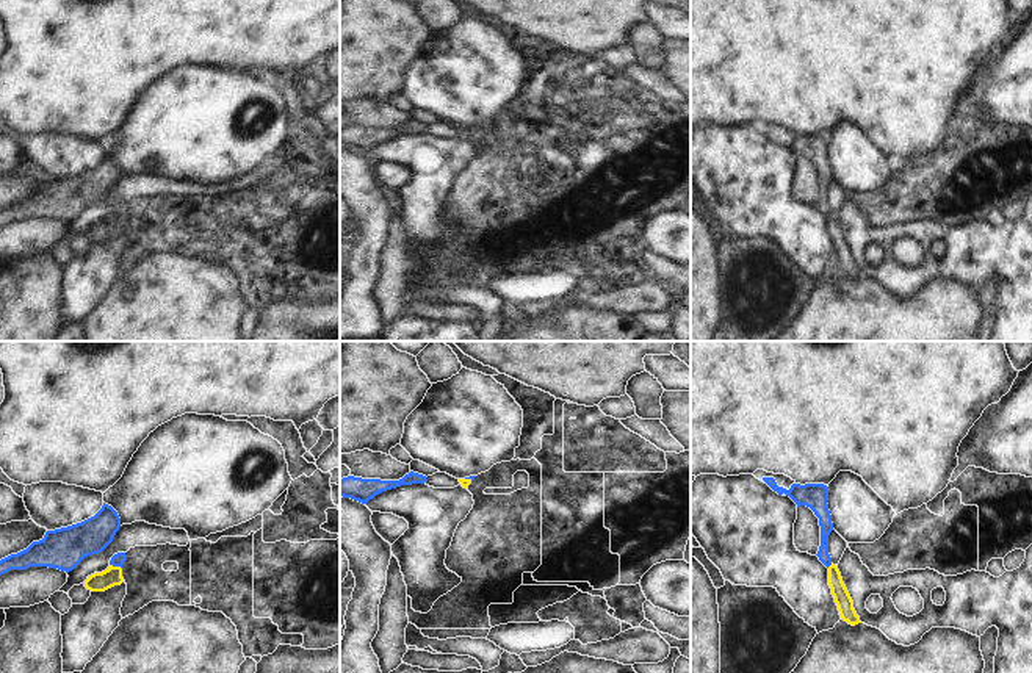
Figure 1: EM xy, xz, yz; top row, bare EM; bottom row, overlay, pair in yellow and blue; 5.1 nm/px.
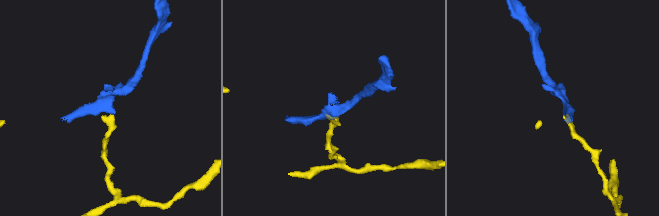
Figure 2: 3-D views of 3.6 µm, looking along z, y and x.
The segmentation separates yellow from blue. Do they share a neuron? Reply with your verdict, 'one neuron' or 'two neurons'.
two neurons

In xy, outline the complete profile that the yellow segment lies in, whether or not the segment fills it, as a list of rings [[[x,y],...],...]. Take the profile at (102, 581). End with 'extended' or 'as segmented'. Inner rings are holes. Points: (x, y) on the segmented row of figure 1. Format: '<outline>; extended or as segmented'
[[[110,565],[105,571],[88,576],[85,587],[91,592],[105,592],[122,582],[122,568]]]; as segmented

